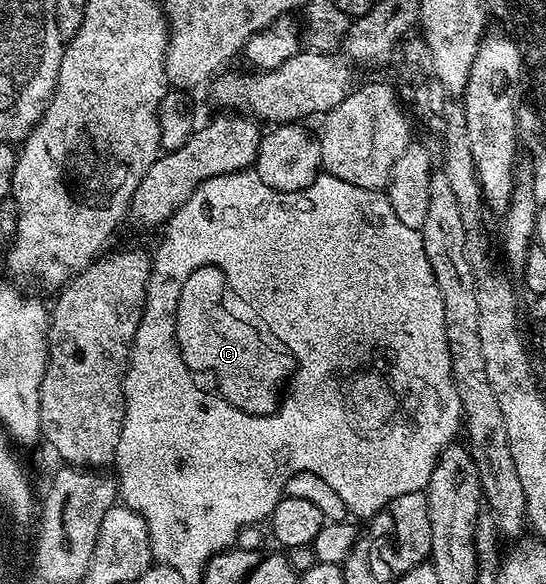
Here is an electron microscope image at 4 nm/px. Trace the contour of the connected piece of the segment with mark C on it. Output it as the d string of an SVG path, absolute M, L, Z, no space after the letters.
M203 266L191 273L190 279L183 283L183 290L177 302L177 346L190 371L199 375L201 372L211 373L215 377L218 387L216 390L222 399L249 415L269 415L275 412L280 404L282 388L296 370L296 363L288 351L284 349L273 351L267 348L260 335L247 322L227 309L222 299L228 287L225 275L217 267Z

